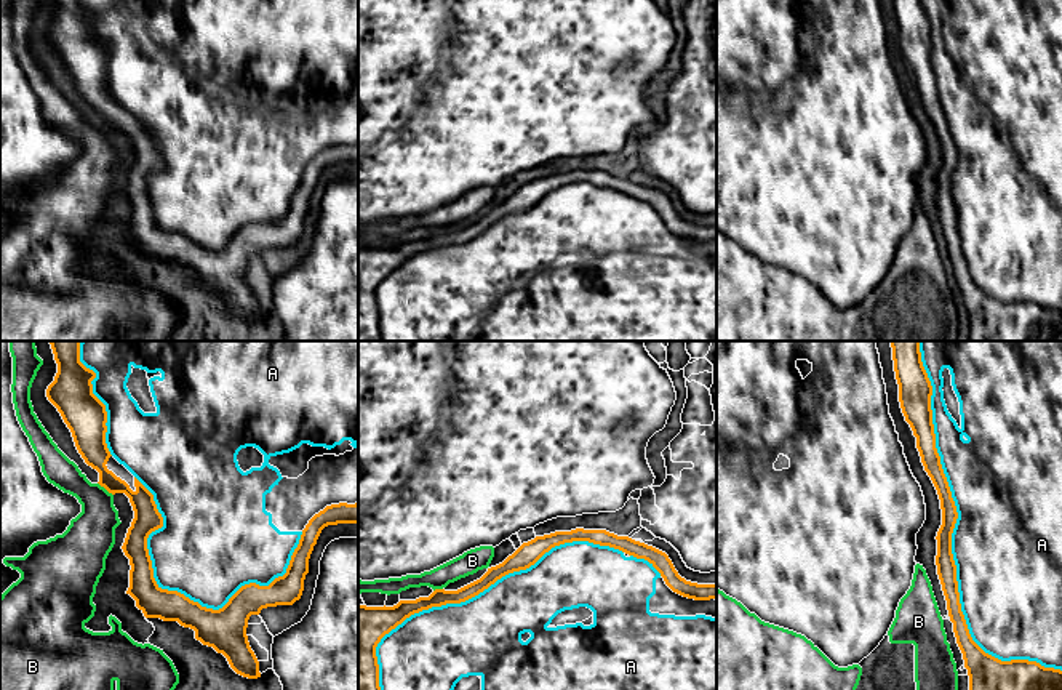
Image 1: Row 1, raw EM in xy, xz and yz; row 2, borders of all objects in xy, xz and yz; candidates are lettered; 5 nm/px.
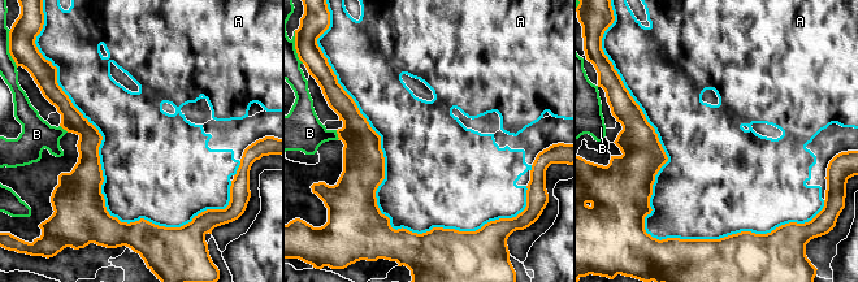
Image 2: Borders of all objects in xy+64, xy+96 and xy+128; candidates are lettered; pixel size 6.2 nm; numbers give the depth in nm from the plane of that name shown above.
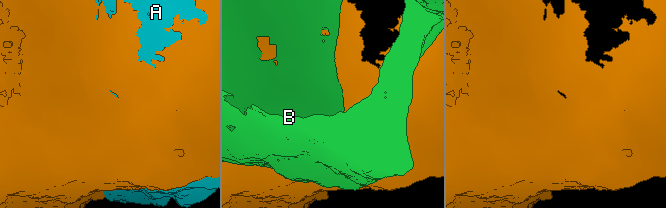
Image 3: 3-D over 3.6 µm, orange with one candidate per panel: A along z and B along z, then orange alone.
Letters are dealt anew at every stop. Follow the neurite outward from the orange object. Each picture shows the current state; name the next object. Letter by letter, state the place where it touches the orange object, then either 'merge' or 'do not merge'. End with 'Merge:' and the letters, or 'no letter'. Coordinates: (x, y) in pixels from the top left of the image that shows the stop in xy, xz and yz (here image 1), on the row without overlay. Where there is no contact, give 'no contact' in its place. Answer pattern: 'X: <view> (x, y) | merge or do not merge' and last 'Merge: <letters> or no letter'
A: yz (950, 184) | do not merge
B: xy (106, 130) | do not merge
Merge: no letter

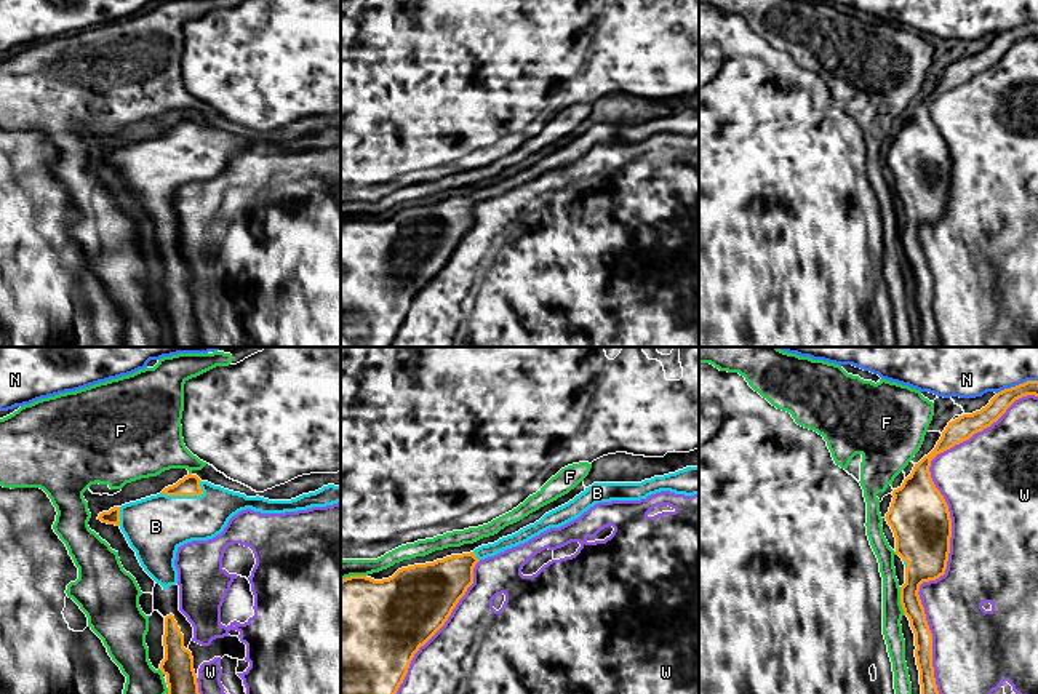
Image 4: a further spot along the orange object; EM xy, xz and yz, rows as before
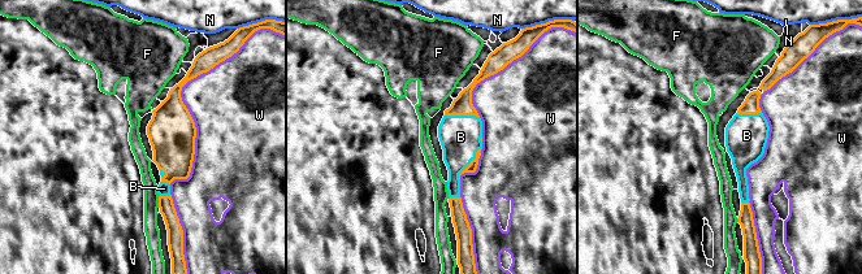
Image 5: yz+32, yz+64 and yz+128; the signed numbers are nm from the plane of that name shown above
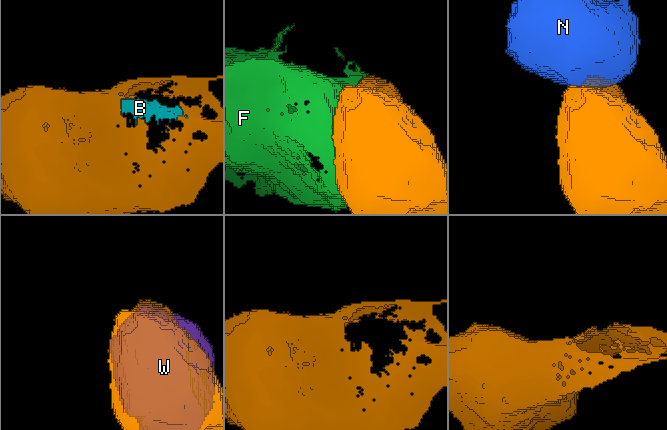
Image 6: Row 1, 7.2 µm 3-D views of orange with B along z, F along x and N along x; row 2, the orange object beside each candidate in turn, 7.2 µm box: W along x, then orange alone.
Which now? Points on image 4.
B: xy (181, 136) | do not merge
F: yz (901, 243) | do not merge
N: yz (1016, 27) | do not merge
W: yz (950, 178) | do not merge
Merge: no letter

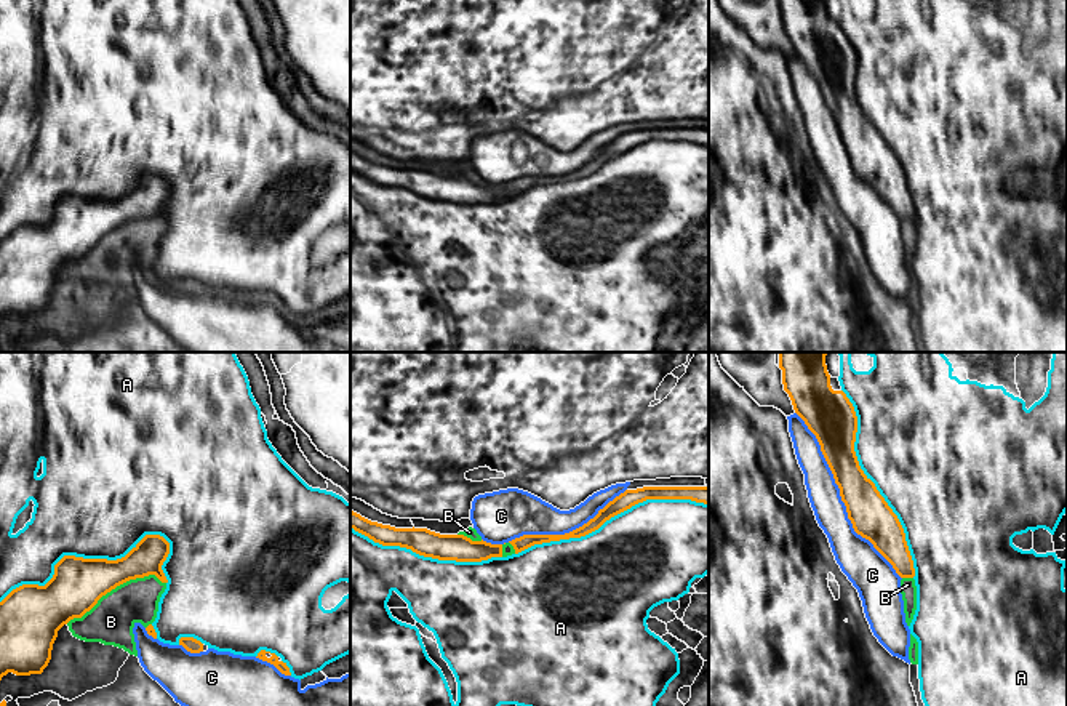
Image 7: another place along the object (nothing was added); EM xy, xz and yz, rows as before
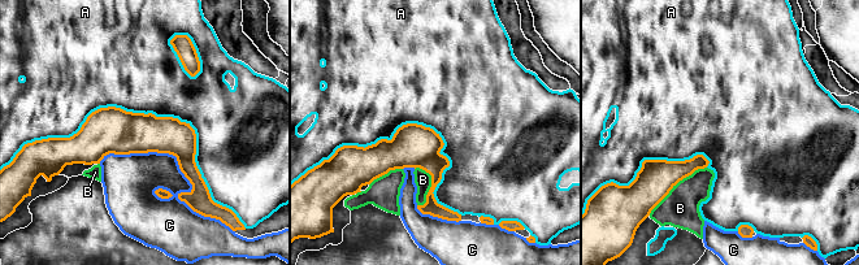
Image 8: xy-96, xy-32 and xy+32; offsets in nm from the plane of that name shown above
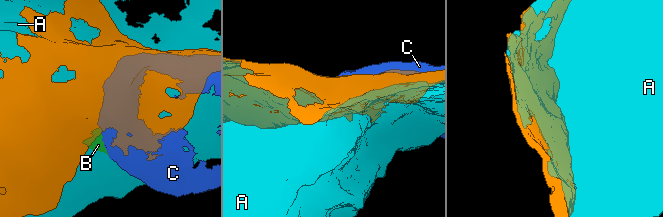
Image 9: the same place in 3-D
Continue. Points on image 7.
A: xy (80, 199) | do not merge
B: xy (115, 228) | merge
C: yz (840, 136) | do not merge
Merge: B

